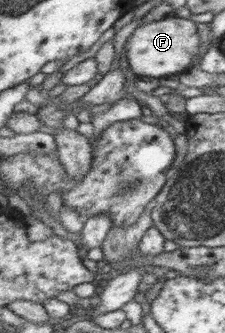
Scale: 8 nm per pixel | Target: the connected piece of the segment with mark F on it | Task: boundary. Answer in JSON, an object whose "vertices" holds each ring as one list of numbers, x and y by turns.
{"vertices":[[178,16,151,21,138,26,126,43,126,57,131,70,140,77,167,78,184,73,199,52,200,36,193,21]]}

